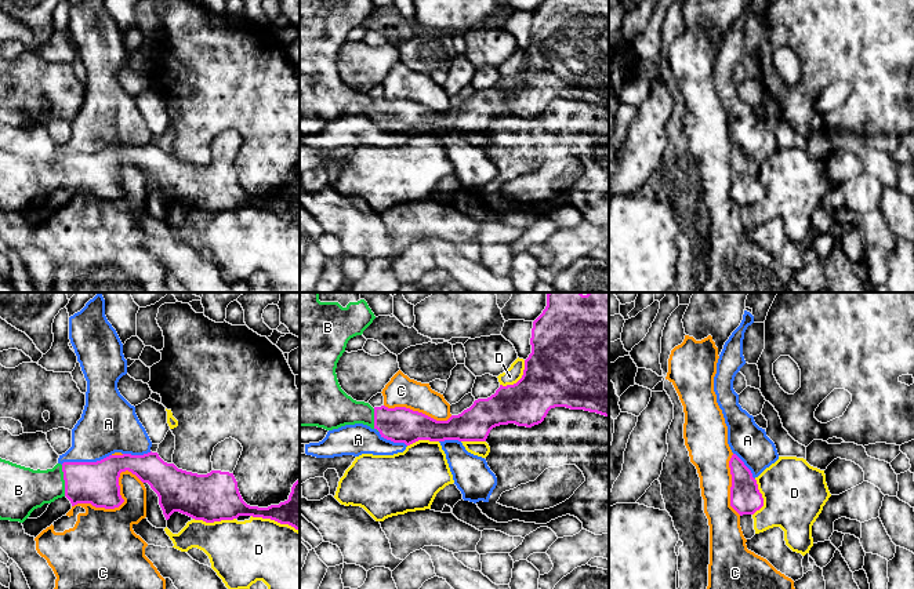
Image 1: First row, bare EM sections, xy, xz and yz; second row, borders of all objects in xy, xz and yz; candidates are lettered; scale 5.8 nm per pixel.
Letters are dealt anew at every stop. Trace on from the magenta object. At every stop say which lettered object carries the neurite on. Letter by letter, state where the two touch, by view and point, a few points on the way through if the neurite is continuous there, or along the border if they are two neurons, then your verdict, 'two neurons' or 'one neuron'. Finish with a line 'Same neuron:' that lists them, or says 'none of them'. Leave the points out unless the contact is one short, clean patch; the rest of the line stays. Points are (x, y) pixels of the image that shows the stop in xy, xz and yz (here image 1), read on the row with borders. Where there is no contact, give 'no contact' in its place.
A: meets magenta in xy at (86, 462); two neurons
B: meets magenta in xy at (64, 479); runs through xy (97, 483), (64, 479), (47, 486), (22, 490); one neuron
C: meets magenta in xy at (122, 502); two neurons
D: meets magenta in xy at (275, 520); two neurons
Same neuron: B

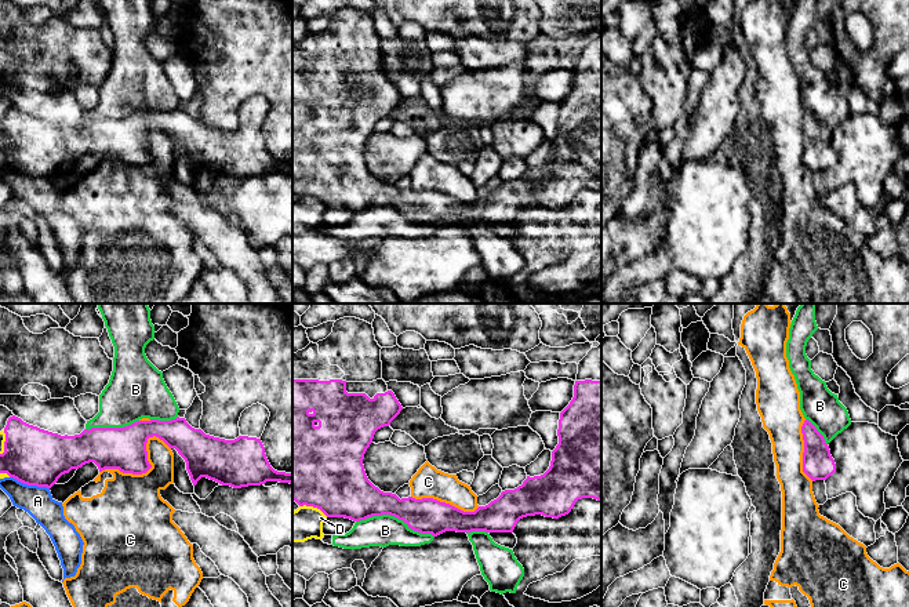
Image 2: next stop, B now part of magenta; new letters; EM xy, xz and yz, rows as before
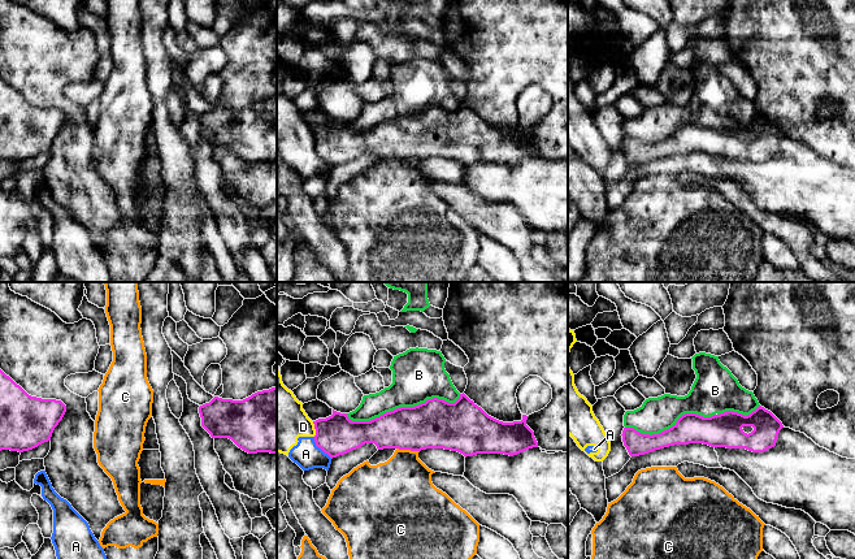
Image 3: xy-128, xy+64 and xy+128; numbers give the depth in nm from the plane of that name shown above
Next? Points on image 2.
A: meets magenta in xy at (29, 484); border along xy (10, 476), (28, 484), (46, 486), (48, 489); two neurons
B: meets magenta in xz at (395, 516); two neurons
C: meets magenta in xy at (149, 468); two neurons
D: meets magenta in xz at (313, 506); two neurons
Same neuron: none of them

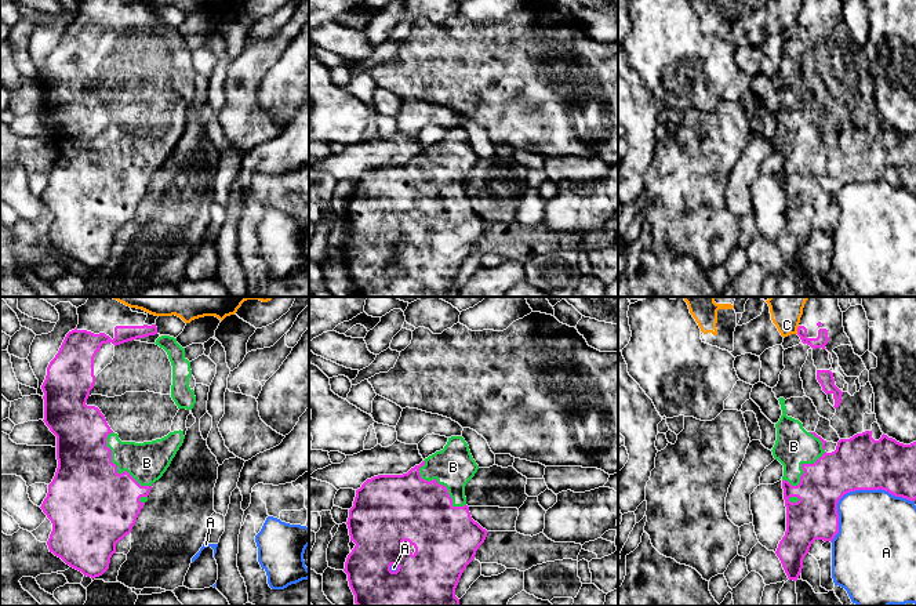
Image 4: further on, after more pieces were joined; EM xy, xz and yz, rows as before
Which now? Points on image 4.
A: meets magenta in yz at (855, 489); two neurons
B: meets magenta in yz at (810, 464); one neuron
C: meets magenta in yz at (798, 330); border along yz (799, 326), (796, 333); two neurons
Same neuron: B

